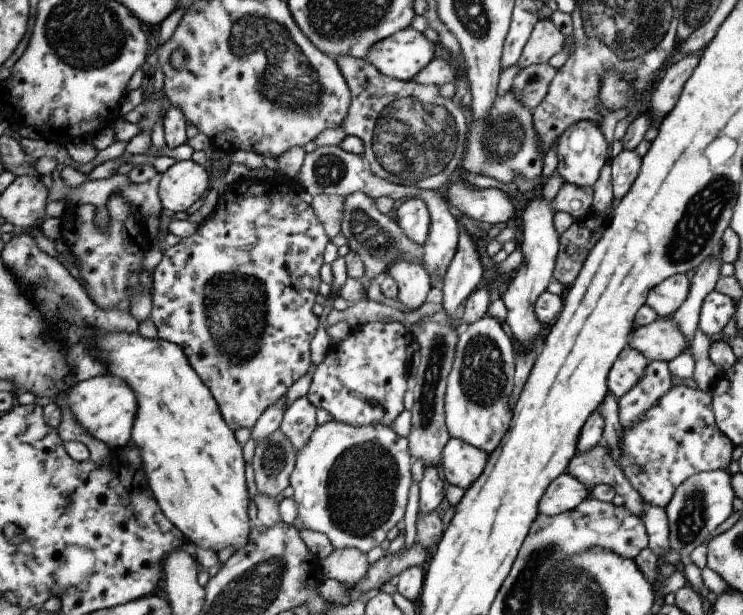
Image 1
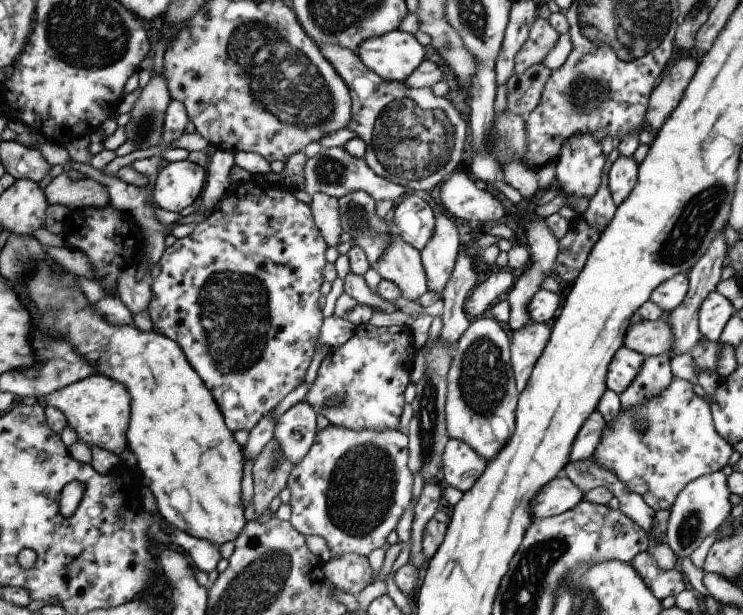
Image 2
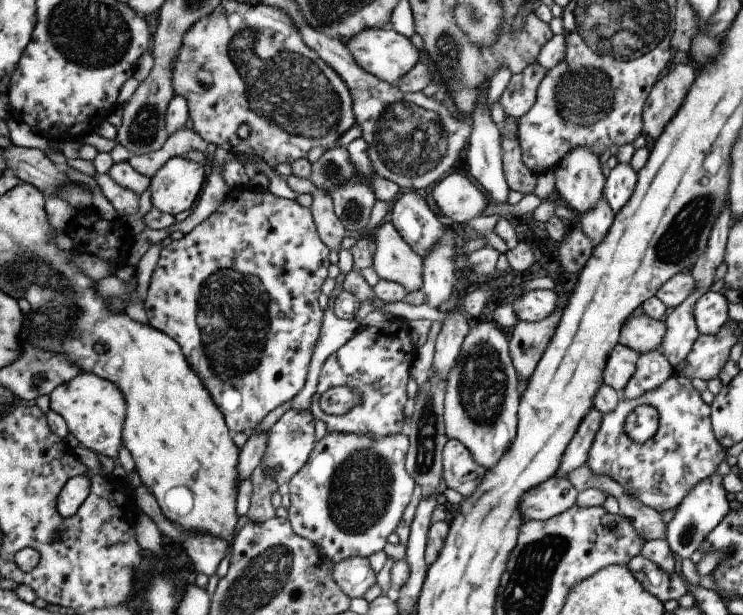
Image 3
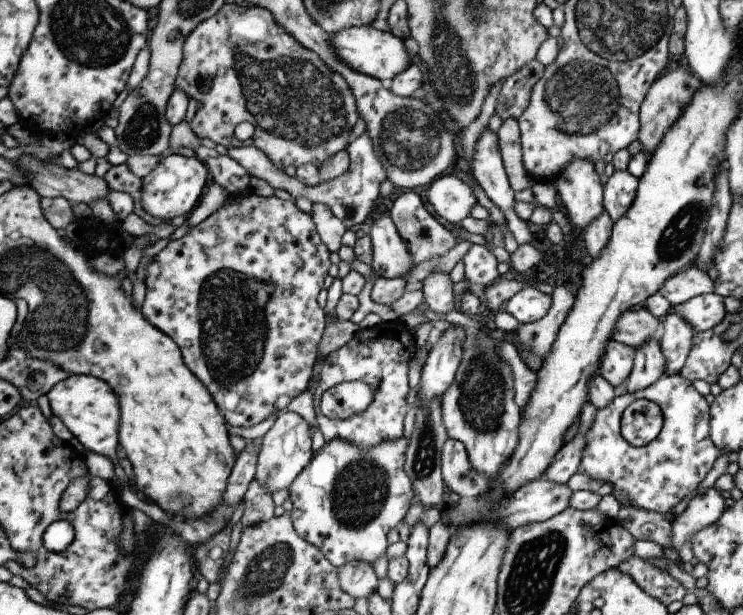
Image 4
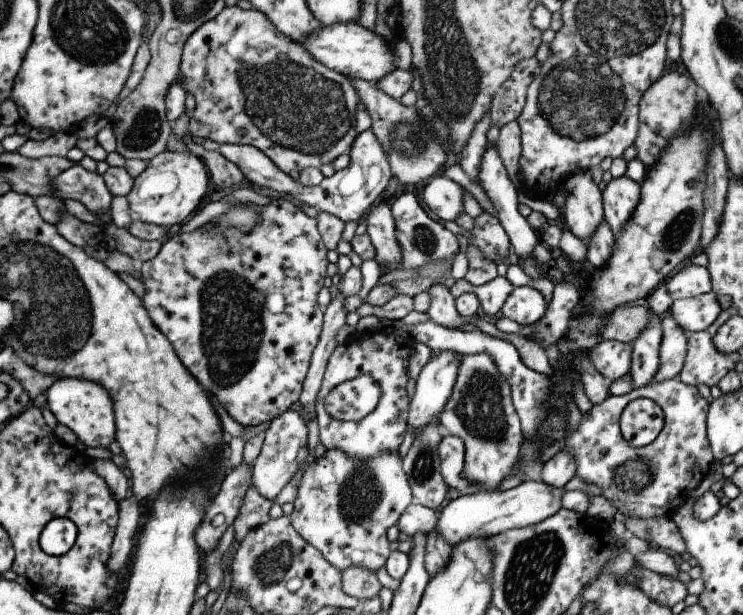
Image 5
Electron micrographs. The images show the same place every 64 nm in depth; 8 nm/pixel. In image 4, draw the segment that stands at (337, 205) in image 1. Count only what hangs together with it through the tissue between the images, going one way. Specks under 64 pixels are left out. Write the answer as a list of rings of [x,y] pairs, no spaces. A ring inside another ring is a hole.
[[[320,202],[312,204],[310,215],[320,241],[330,253],[337,252],[342,245],[341,235],[346,231],[343,223],[329,210],[328,206]]]

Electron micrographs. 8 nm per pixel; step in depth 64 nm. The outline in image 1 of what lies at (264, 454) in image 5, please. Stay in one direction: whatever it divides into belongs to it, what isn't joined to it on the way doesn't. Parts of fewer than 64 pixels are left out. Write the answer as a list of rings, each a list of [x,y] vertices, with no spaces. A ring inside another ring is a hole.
[[[306,395],[298,397],[285,409],[280,427],[278,428],[289,444],[297,452],[309,438],[314,421],[314,406],[307,400]]]

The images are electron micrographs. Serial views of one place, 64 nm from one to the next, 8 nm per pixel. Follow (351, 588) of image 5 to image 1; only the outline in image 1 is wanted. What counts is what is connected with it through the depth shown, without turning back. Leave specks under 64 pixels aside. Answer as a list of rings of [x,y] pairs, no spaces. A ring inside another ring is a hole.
[[[356,548],[333,549],[319,560],[323,578],[333,578],[339,584],[352,588],[367,570],[365,555]]]

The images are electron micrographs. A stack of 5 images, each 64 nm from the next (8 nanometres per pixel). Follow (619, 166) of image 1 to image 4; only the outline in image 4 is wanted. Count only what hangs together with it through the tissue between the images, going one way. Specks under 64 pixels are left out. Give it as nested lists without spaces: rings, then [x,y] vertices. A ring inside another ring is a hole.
[[[625,169],[614,170],[611,176],[603,180],[602,208],[613,223],[632,203],[637,179]]]

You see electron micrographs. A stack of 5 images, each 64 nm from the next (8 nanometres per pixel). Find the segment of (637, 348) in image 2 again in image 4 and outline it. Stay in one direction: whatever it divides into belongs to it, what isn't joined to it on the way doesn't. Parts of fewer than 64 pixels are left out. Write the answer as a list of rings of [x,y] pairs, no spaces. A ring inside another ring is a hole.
[[[643,306],[625,311],[617,319],[611,340],[636,349],[649,339],[659,338],[661,320]]]

